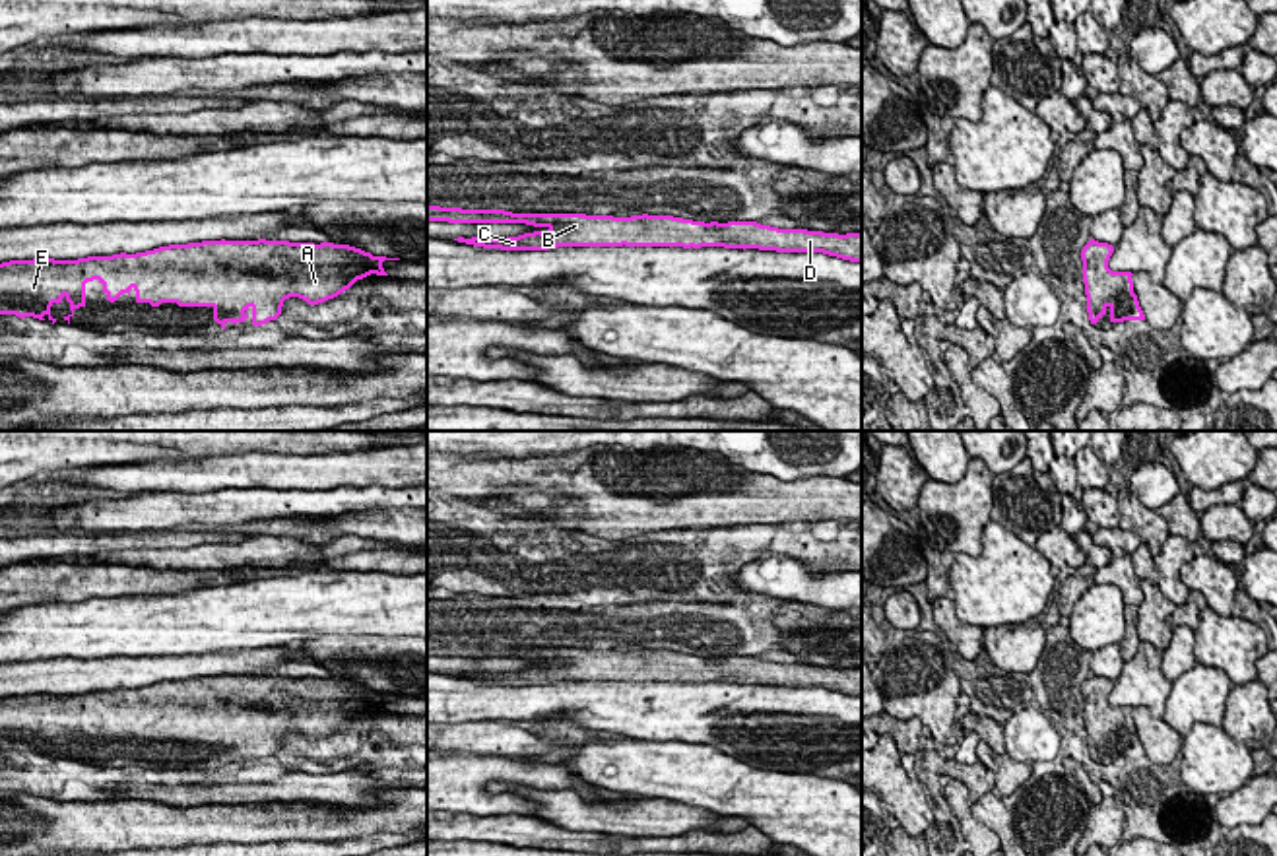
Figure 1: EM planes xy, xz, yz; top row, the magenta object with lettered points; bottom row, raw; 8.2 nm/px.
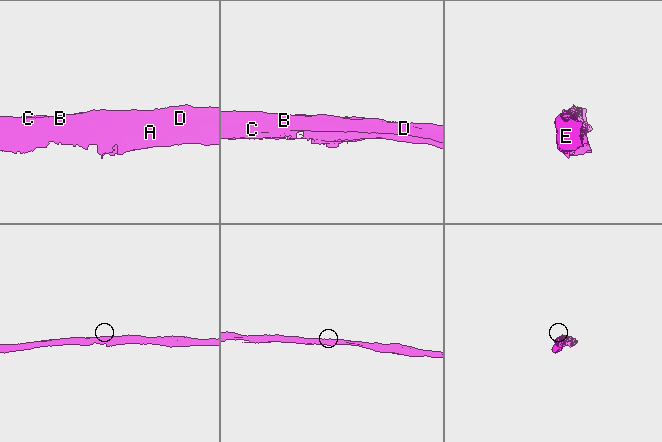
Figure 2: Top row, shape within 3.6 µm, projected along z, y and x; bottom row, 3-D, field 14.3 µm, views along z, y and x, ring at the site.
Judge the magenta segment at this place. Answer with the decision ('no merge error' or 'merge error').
no merge error

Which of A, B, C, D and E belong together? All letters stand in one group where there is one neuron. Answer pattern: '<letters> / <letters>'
A B C D E

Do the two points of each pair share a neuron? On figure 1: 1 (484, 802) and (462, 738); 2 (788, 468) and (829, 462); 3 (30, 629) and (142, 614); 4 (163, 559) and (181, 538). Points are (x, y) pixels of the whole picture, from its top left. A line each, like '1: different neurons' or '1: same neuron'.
1: different neurons
2: same neuron
3: same neuron
4: different neurons

